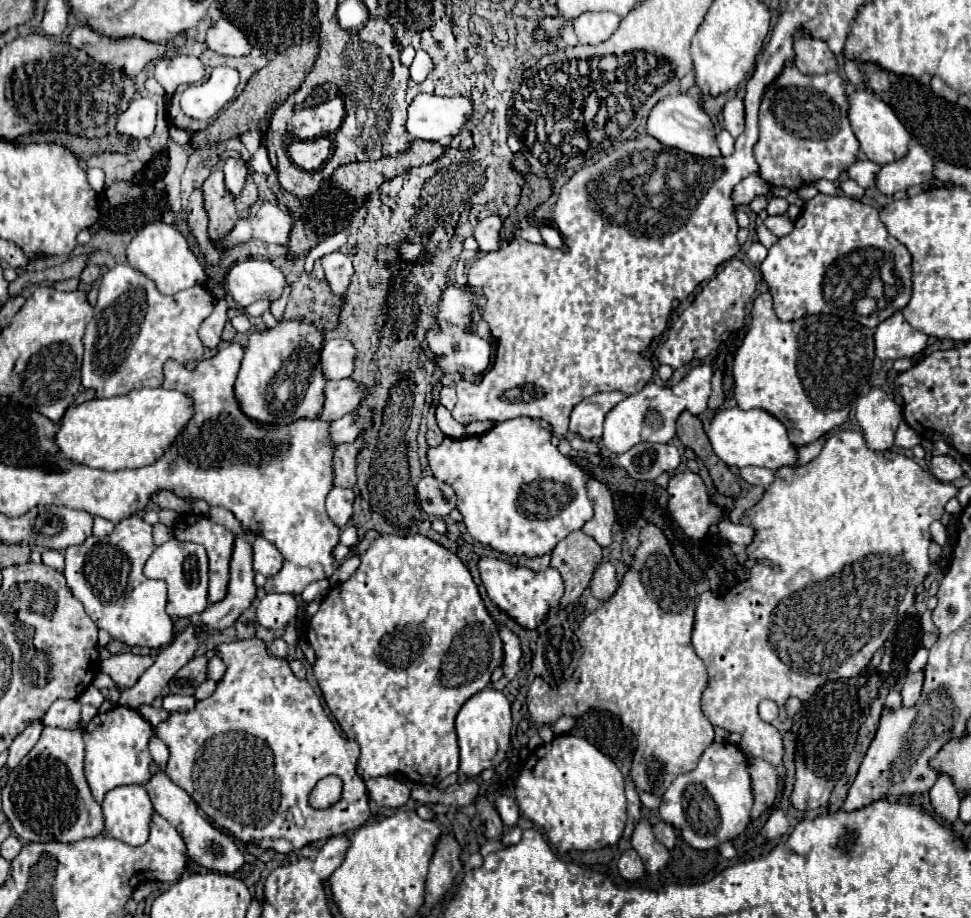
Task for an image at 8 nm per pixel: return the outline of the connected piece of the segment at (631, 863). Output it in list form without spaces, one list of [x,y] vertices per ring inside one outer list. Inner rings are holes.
[[[632,848],[626,850],[626,852],[620,856],[620,860],[618,860],[618,872],[620,872],[620,876],[622,876],[624,880],[640,880],[640,878],[646,874],[642,858],[640,858]]]

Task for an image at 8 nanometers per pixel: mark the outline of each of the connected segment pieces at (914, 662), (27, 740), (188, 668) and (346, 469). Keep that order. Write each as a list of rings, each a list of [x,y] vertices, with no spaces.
[[[920,648],[920,650],[914,654],[914,658],[910,660],[908,670],[910,670],[910,672],[920,672],[920,670],[926,666],[926,658],[928,658],[928,650],[926,650],[926,648]]]
[[[34,722],[32,726],[28,726],[28,728],[12,742],[10,752],[8,752],[8,762],[6,762],[8,772],[10,772],[12,768],[16,768],[18,762],[34,748],[34,744],[36,744],[38,738],[40,738],[40,732],[42,732],[42,724],[40,724],[40,722]]]
[[[194,656],[184,668],[176,672],[176,676],[170,680],[170,692],[172,694],[194,694],[196,686],[206,680],[206,656]]]
[[[360,434],[352,444],[340,444],[334,450],[334,484],[342,488],[356,486],[356,462],[360,450],[366,446],[364,434]]]

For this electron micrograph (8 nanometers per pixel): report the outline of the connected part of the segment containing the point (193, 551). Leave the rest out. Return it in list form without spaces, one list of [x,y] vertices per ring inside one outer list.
[[[172,538],[154,550],[144,566],[144,574],[146,578],[164,580],[168,584],[166,612],[170,618],[190,618],[208,608],[208,558],[204,546]]]

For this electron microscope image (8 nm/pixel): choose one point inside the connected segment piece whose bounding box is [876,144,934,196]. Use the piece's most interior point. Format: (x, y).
(916, 167)

